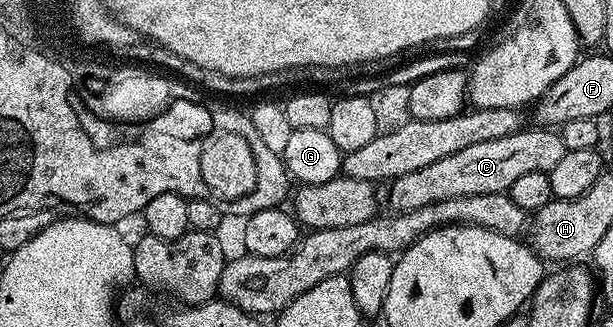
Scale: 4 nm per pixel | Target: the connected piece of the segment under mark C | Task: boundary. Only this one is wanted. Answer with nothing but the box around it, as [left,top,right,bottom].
[389,128,566,212]

